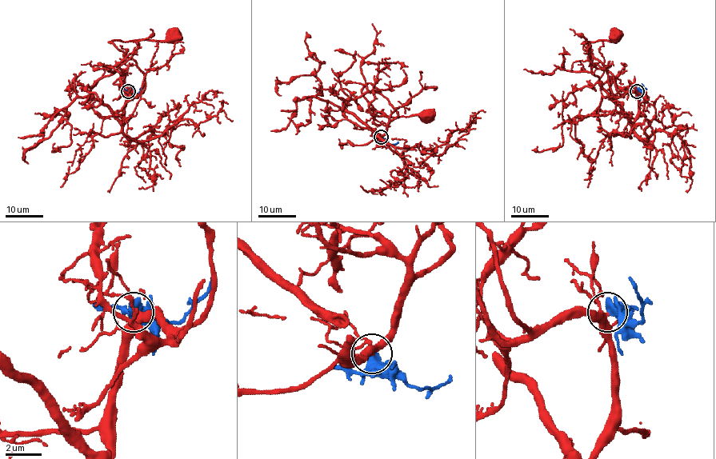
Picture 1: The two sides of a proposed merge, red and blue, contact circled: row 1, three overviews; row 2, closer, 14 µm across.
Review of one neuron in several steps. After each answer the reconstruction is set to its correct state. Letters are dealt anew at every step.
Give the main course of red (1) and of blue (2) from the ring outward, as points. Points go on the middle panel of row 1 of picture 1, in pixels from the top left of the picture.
1: (382, 137), (398, 112), (367, 83), (362, 93), (378, 112), (400, 117), (425, 112), (426, 114)
2: (382, 137), (392, 145), (398, 141)

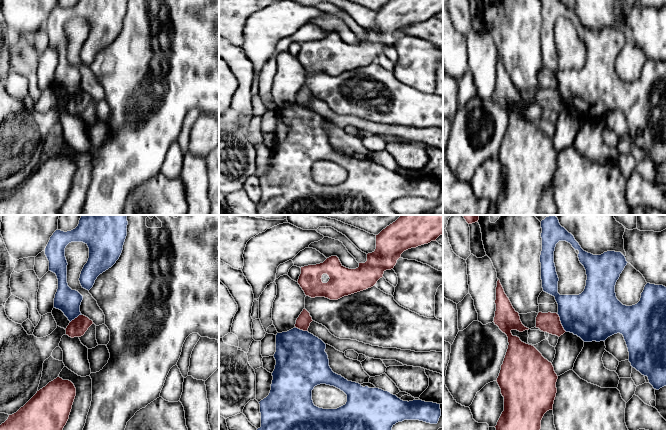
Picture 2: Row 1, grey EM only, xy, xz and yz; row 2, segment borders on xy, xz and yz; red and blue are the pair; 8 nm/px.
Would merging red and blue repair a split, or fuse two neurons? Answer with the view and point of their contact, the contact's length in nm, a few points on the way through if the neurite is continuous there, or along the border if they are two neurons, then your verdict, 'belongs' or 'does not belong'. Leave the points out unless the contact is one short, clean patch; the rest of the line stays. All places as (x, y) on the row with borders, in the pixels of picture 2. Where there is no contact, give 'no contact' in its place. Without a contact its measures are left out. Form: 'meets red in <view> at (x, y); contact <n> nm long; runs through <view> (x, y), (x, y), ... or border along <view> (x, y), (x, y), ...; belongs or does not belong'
meets red in yz at (560, 322); contact 170 nm long; border along yz (556, 313), (562, 327), (566, 331); does not belong

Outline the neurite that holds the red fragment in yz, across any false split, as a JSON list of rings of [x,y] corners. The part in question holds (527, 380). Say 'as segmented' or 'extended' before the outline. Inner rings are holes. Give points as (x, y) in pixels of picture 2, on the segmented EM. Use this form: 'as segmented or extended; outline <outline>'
as segmented; outline [[[499,279],[496,287],[495,304],[496,311],[493,322],[507,335],[509,343],[496,380],[504,397],[504,411],[495,428],[496,430],[540,430],[544,414],[553,410],[558,376],[552,363],[545,359],[534,346],[526,344],[519,337],[512,335],[512,330],[523,332],[529,328],[522,324],[519,313],[513,308]]]

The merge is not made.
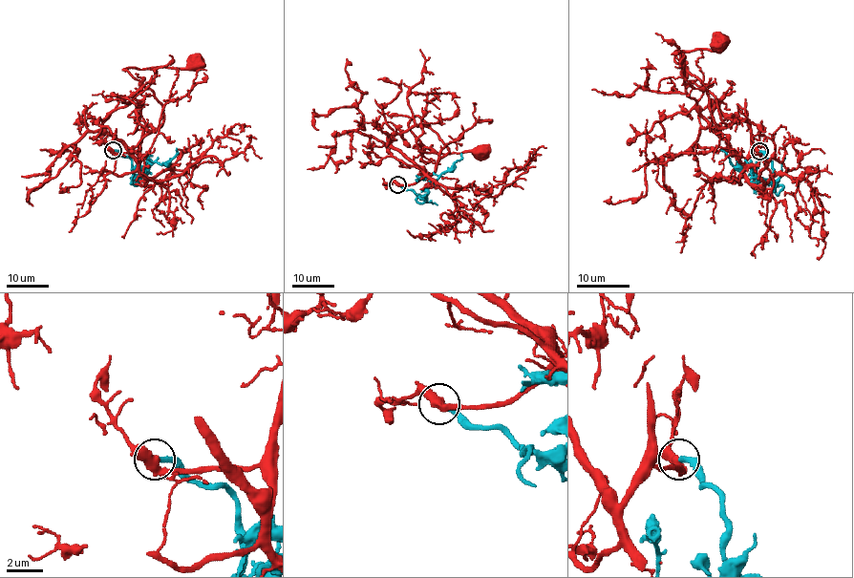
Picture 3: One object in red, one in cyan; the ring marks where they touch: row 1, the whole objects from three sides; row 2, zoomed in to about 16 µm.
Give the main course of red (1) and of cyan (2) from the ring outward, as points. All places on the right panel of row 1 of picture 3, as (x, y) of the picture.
1: (759, 152), (752, 151), (751, 127), (727, 124), (715, 96), (674, 60), (718, 45)
2: (759, 152), (773, 163), (774, 183), (764, 182), (749, 166), (736, 167), (720, 148)

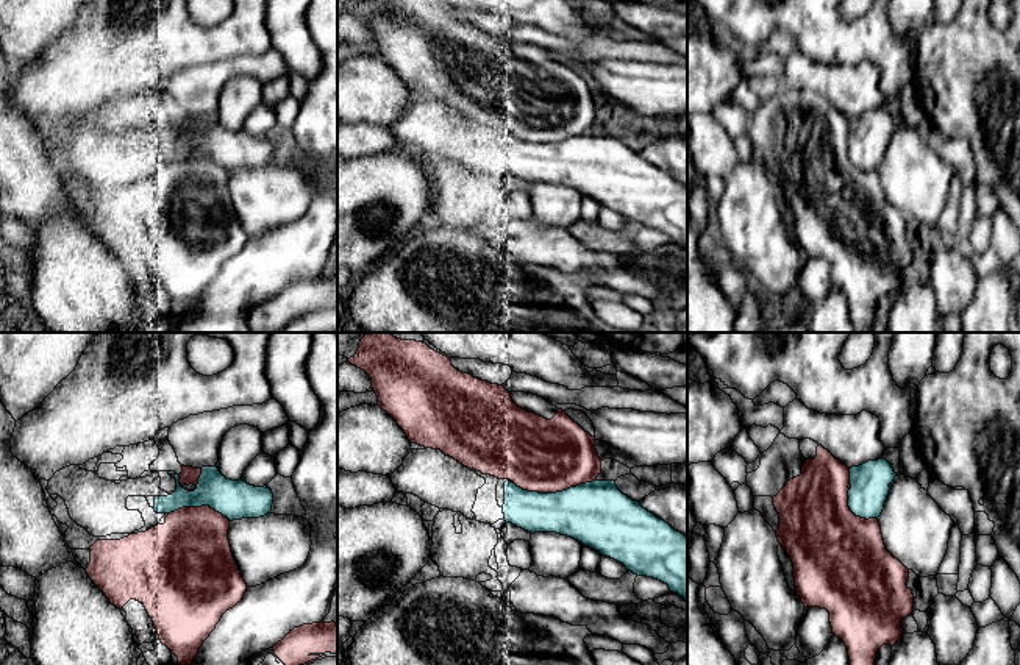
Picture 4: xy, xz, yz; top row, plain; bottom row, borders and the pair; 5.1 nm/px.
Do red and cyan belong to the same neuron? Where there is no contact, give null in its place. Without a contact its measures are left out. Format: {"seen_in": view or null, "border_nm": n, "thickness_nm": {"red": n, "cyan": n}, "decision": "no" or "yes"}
{"seen_in": "xz", "border_nm": 420, "thickness_nm": {"red": 380, "cyan": 320}, "decision": "no"}

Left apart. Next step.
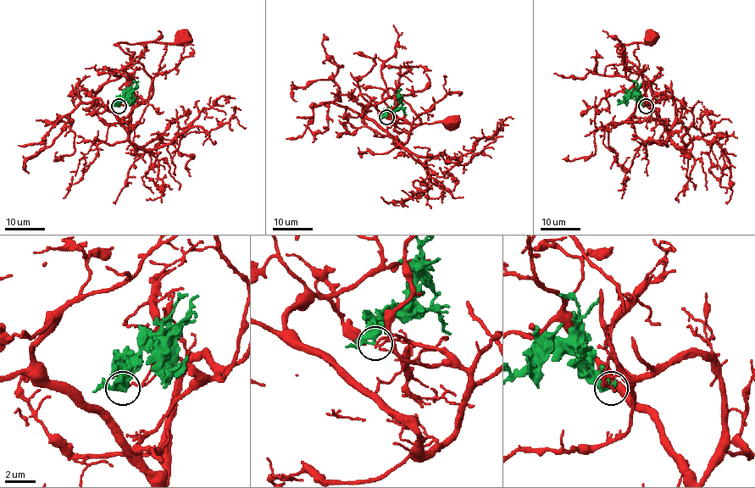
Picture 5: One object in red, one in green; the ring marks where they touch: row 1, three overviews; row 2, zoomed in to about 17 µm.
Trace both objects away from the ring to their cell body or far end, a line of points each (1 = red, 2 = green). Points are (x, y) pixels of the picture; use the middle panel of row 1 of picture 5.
1: (386, 117), (403, 119), (415, 127), (420, 122), (391, 88), (382, 99), (399, 119), (423, 124), (450, 121)
2: (386, 117), (401, 88)

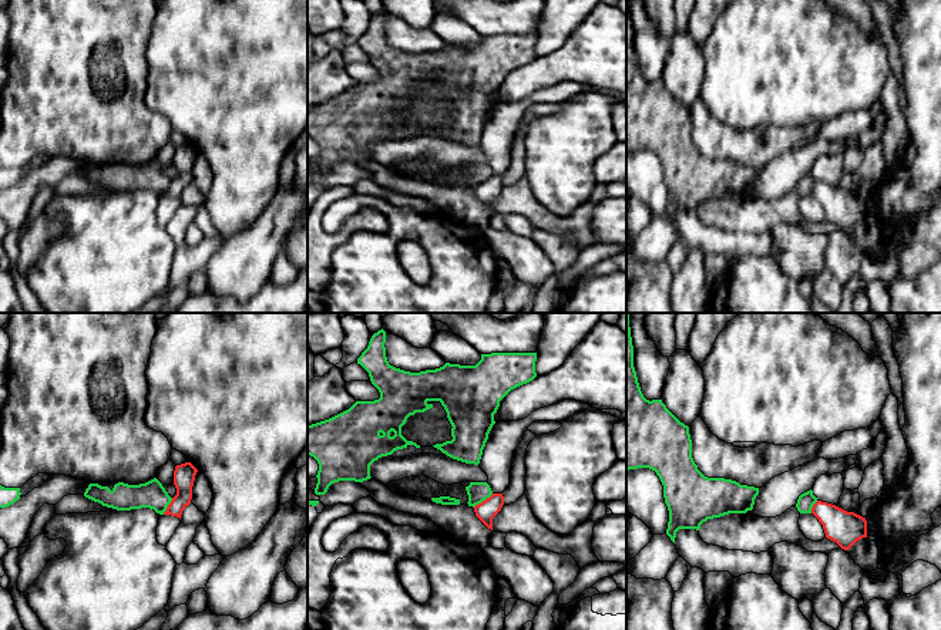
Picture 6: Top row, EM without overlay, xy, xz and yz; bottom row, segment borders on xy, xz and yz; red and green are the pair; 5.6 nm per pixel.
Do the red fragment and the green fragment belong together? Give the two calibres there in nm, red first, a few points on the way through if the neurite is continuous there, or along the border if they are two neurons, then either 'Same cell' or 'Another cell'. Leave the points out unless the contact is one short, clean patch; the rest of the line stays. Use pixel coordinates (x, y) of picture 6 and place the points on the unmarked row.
Thickness 110 nm (red) against 120 nm. Boundary: xz (493, 175), (473, 188). Another cell

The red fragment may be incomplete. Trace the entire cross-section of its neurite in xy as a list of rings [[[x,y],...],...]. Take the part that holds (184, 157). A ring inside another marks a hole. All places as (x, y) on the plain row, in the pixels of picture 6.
[[[191,144],[175,148],[174,166],[177,169],[177,176],[172,179],[164,196],[177,198],[181,201],[182,192],[191,185],[196,154],[198,151]]]

